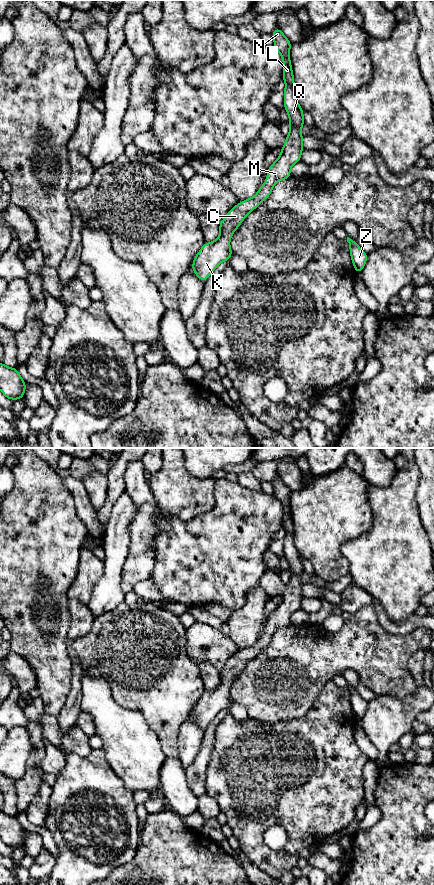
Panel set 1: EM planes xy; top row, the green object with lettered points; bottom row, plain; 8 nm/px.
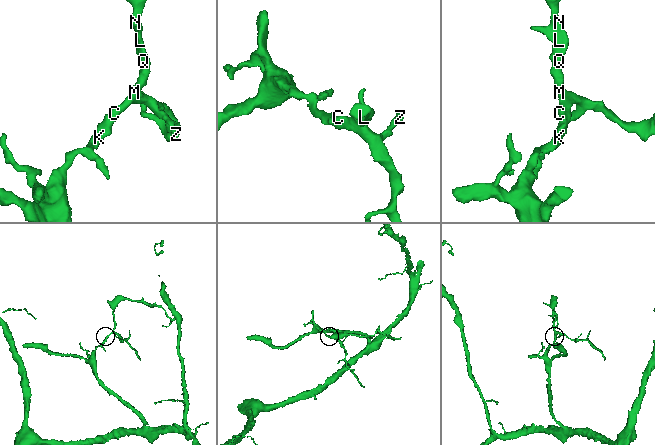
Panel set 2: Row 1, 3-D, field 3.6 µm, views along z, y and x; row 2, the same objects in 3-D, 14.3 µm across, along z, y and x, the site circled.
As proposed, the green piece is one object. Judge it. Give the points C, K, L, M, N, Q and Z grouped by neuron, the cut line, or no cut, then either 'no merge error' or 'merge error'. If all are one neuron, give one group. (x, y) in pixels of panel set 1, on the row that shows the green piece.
C K L M N Q Z; no cut; no merge error

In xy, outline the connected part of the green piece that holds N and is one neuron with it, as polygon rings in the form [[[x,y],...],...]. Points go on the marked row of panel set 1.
[[[280,28],[272,32],[274,47],[280,53],[283,59],[283,80],[286,83],[284,89],[284,107],[288,113],[290,121],[289,135],[281,148],[281,155],[269,167],[266,181],[259,188],[256,195],[252,198],[237,203],[231,209],[224,220],[219,222],[220,235],[213,242],[205,242],[201,250],[195,256],[192,263],[192,269],[198,278],[205,283],[213,270],[223,261],[228,261],[232,256],[229,245],[234,231],[240,226],[245,217],[265,199],[267,199],[279,180],[288,179],[291,167],[301,160],[303,151],[302,144],[302,125],[305,123],[303,118],[303,109],[298,104],[294,96],[294,76],[292,73],[291,60],[289,57],[291,42],[285,37]]]

